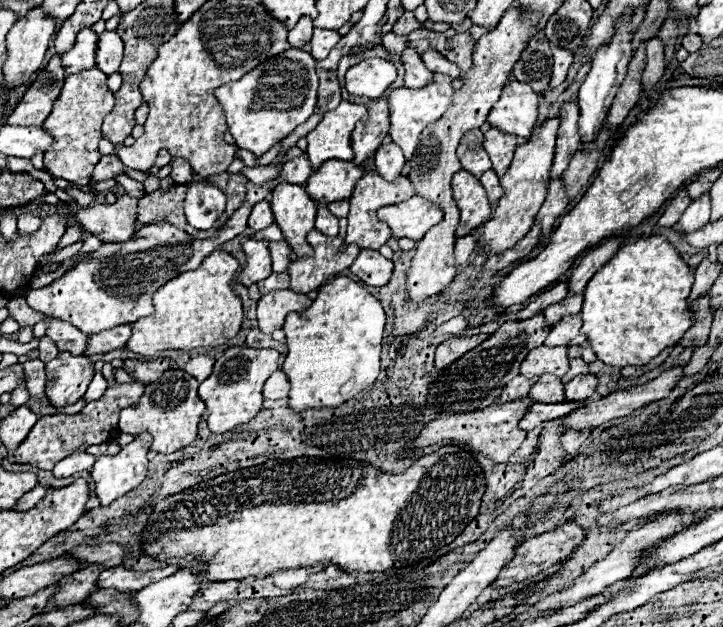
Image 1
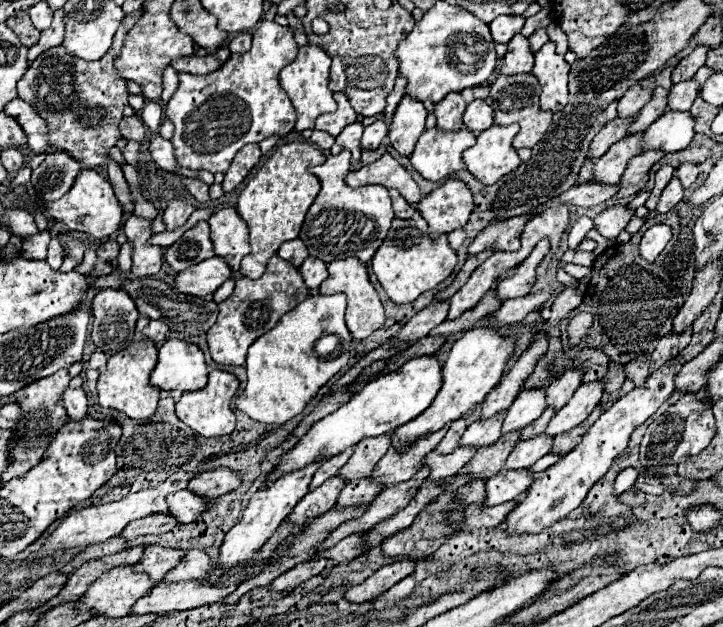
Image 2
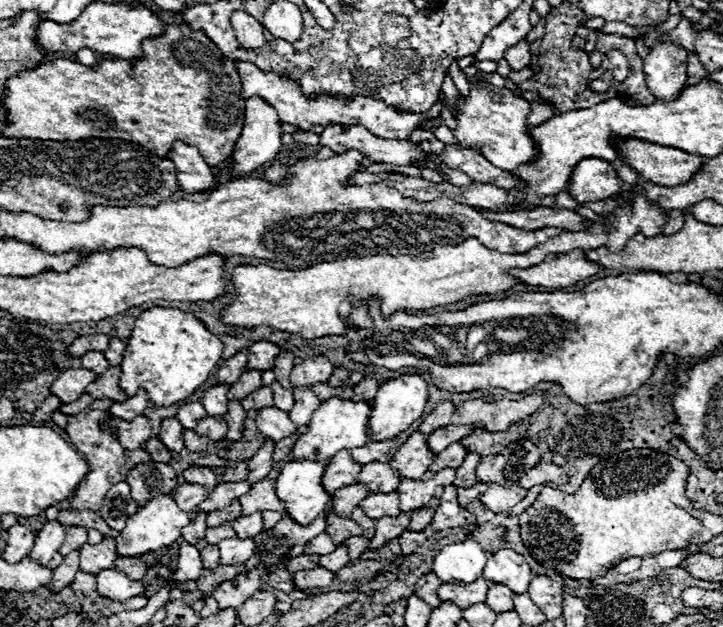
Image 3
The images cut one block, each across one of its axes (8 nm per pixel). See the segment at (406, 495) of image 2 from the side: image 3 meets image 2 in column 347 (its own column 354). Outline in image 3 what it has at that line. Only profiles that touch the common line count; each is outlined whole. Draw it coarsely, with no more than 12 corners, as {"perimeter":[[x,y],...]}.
{"perimeter":[[326,516],[326,532],[344,542],[362,536],[362,528],[350,518]]}

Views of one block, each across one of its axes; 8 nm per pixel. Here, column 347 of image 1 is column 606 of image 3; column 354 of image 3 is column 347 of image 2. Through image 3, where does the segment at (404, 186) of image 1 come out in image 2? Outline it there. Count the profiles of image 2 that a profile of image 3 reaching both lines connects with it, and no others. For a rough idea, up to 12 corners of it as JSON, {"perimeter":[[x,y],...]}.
{"perimeter":[[356,258],[328,264],[320,294],[348,296],[346,324],[356,340],[384,324],[384,308]]}

